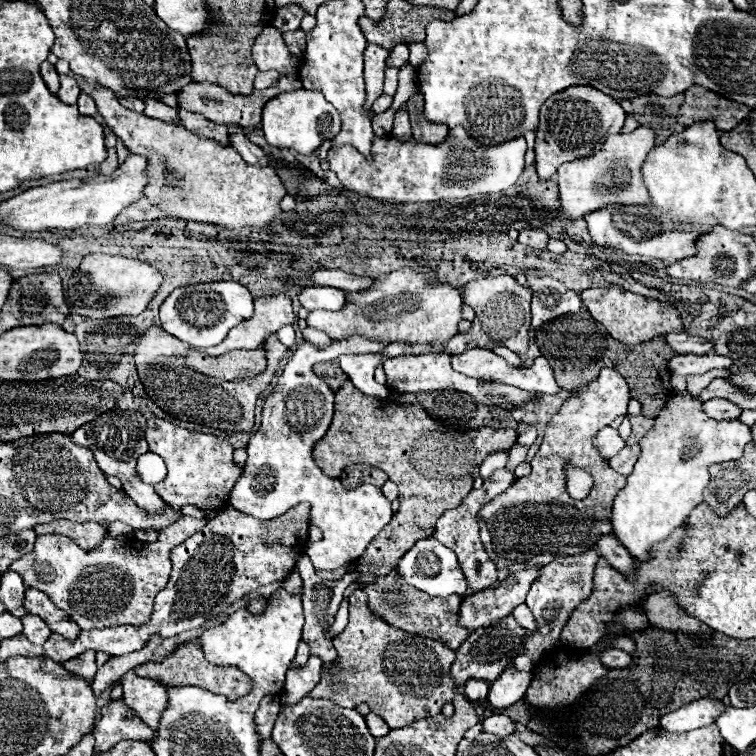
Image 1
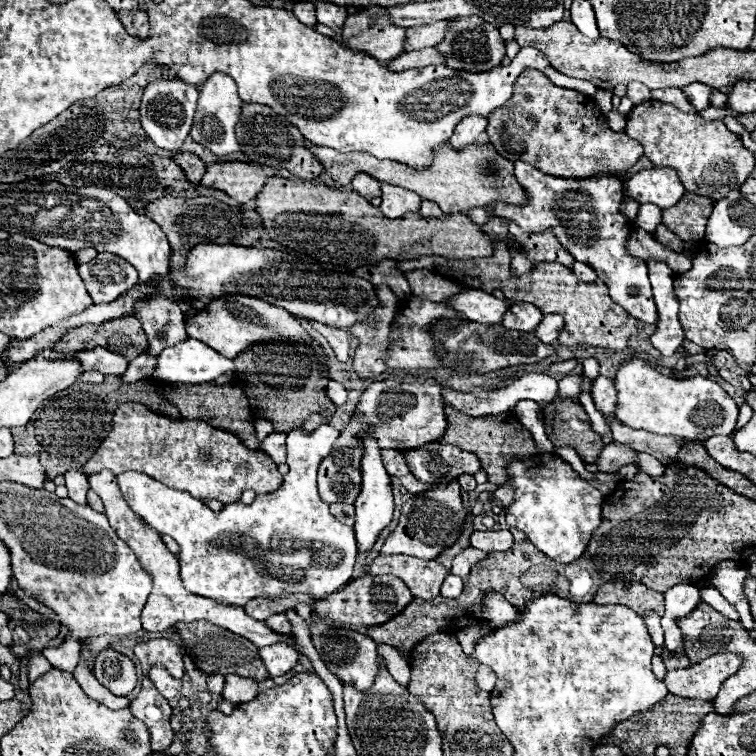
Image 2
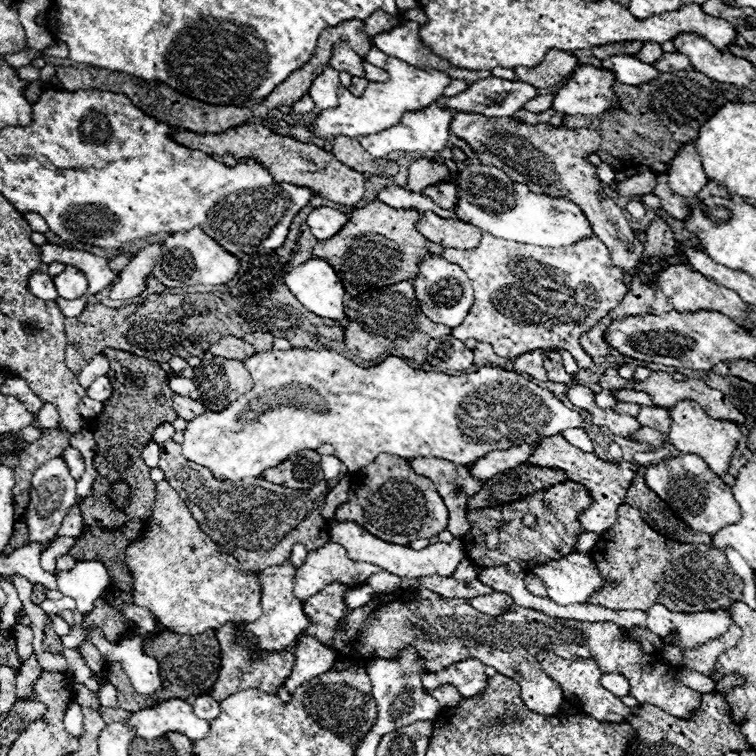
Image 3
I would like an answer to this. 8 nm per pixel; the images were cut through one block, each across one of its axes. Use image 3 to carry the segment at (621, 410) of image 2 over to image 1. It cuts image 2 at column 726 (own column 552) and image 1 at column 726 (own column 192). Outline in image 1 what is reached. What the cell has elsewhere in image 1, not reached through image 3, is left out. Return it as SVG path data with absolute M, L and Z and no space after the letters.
M676 393L660 410L654 420L654 426L640 440L640 458L634 466L634 472L626 478L626 486L614 498L612 510L612 528L616 538L628 548L628 552L636 560L648 560L648 552L652 544L666 540L682 520L702 504L702 492L710 482L710 466L720 462L738 460L744 454L744 446L752 442L750 426L740 420L712 420L701 409L702 403L694 400L689 393Z

